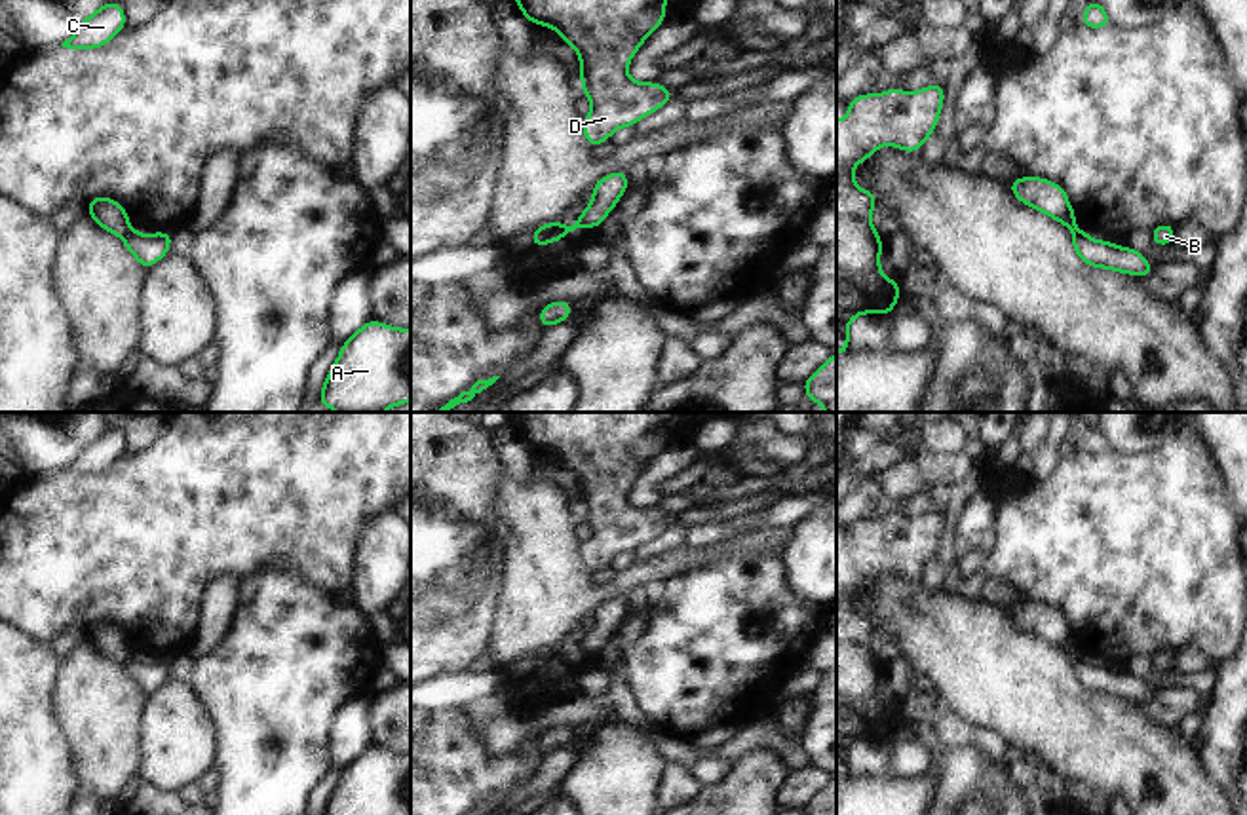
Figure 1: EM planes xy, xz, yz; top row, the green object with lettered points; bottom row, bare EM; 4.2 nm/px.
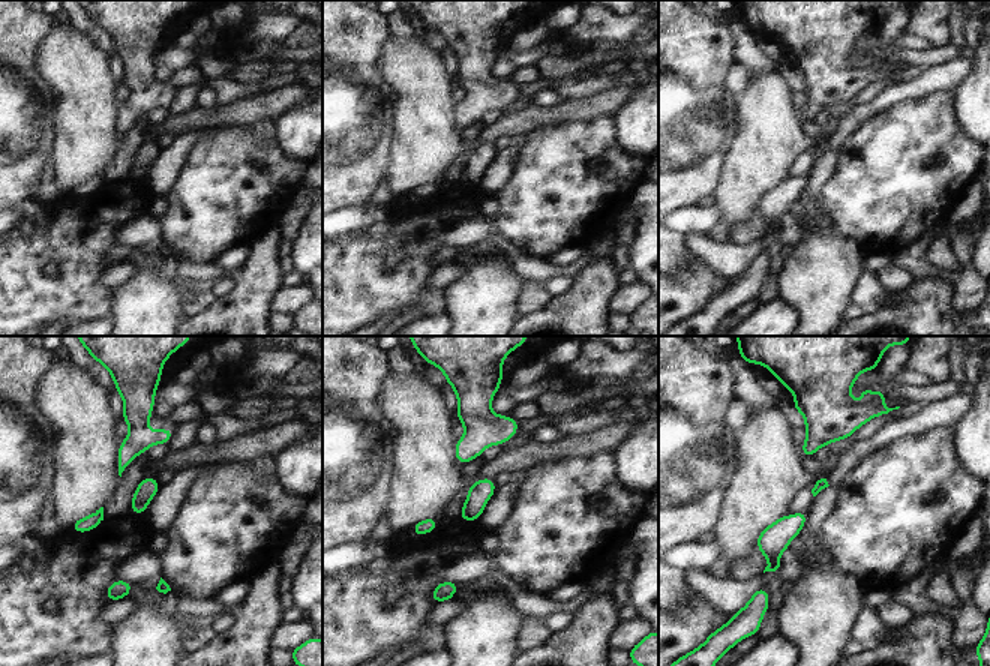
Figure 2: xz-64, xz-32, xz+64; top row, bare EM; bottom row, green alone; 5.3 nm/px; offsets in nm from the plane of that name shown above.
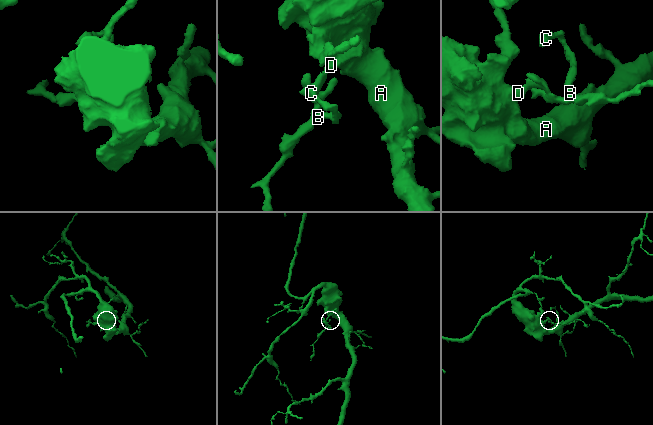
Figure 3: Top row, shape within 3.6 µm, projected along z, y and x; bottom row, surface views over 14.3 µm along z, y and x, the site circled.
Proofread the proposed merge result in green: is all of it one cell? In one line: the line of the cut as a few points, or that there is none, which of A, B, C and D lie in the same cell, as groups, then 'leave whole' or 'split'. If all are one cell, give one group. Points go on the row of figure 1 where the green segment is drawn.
yz (1080, 230), (1073, 234) | A D / B C | split

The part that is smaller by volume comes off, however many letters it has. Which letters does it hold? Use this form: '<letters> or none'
B, C

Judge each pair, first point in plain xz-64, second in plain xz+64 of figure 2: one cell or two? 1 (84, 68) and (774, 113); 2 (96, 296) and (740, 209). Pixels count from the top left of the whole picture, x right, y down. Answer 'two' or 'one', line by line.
1: one
2: two

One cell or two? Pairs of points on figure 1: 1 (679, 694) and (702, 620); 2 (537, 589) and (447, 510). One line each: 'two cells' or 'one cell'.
1: one cell
2: two cells

